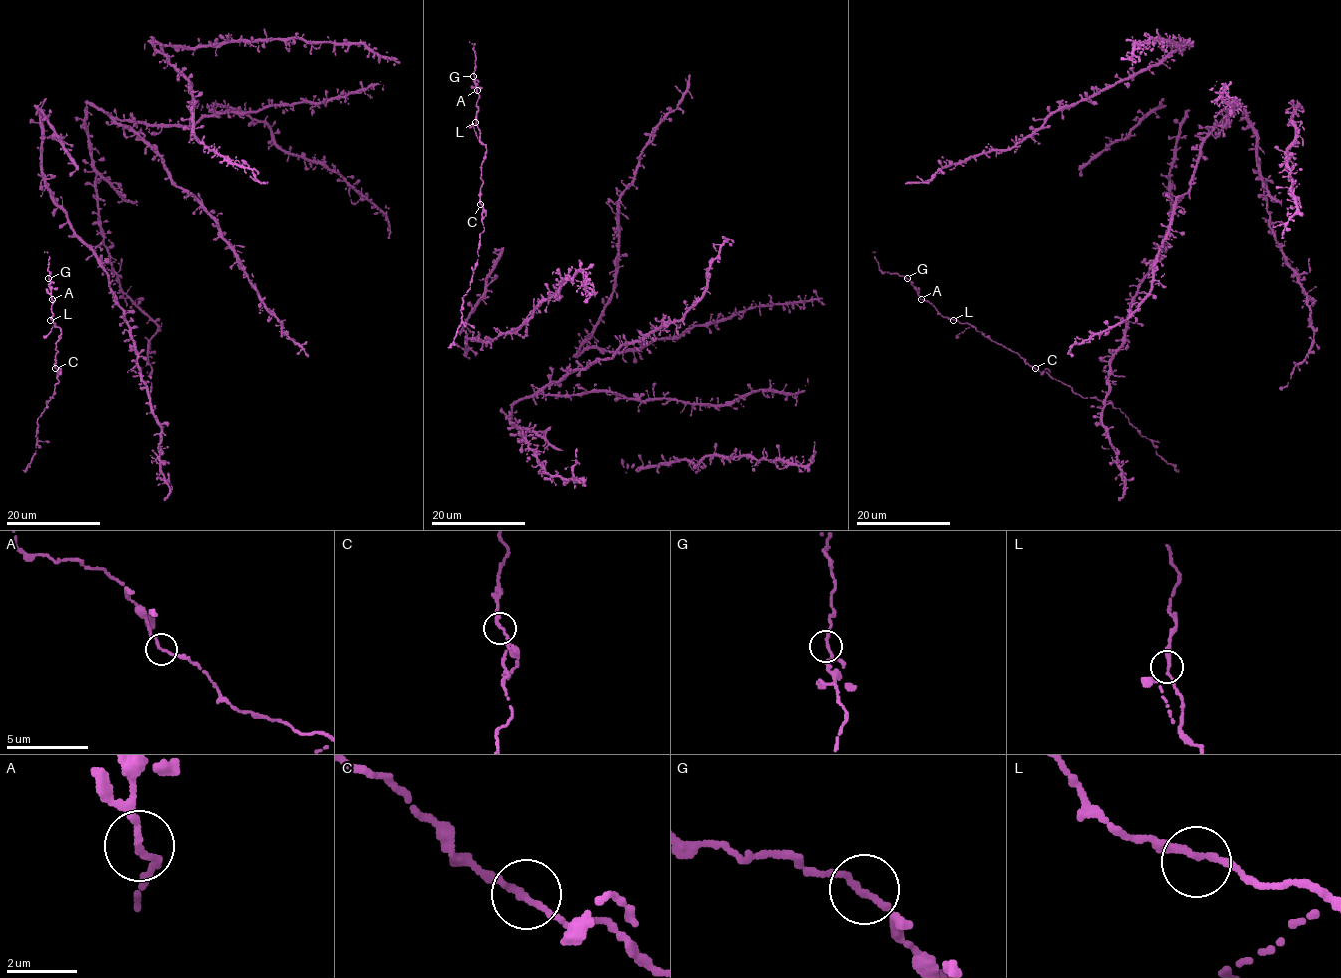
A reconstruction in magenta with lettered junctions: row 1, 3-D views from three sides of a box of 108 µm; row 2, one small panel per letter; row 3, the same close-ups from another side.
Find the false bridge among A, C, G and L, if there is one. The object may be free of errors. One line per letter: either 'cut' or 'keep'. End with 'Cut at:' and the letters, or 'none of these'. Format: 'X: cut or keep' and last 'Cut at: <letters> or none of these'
A: keep
C: keep
G: keep
L: keep
Cut at: none of these

